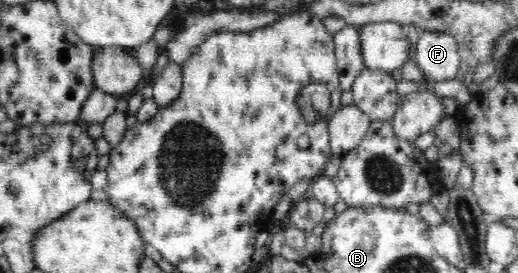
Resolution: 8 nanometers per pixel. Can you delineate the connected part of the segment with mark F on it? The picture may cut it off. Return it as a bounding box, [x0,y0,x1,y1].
[415,31,461,80]

